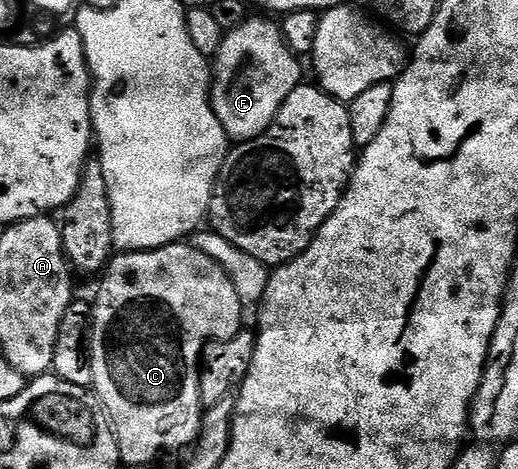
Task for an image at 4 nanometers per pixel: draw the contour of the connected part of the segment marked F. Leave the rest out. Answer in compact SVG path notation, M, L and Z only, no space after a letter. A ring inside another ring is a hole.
M248 18L237 30L226 33L221 42L221 50L213 57L213 75L211 78L211 105L232 141L255 140L277 118L285 98L293 94L293 90L304 79L300 57L292 52L285 42L283 29L271 20L255 20Z

